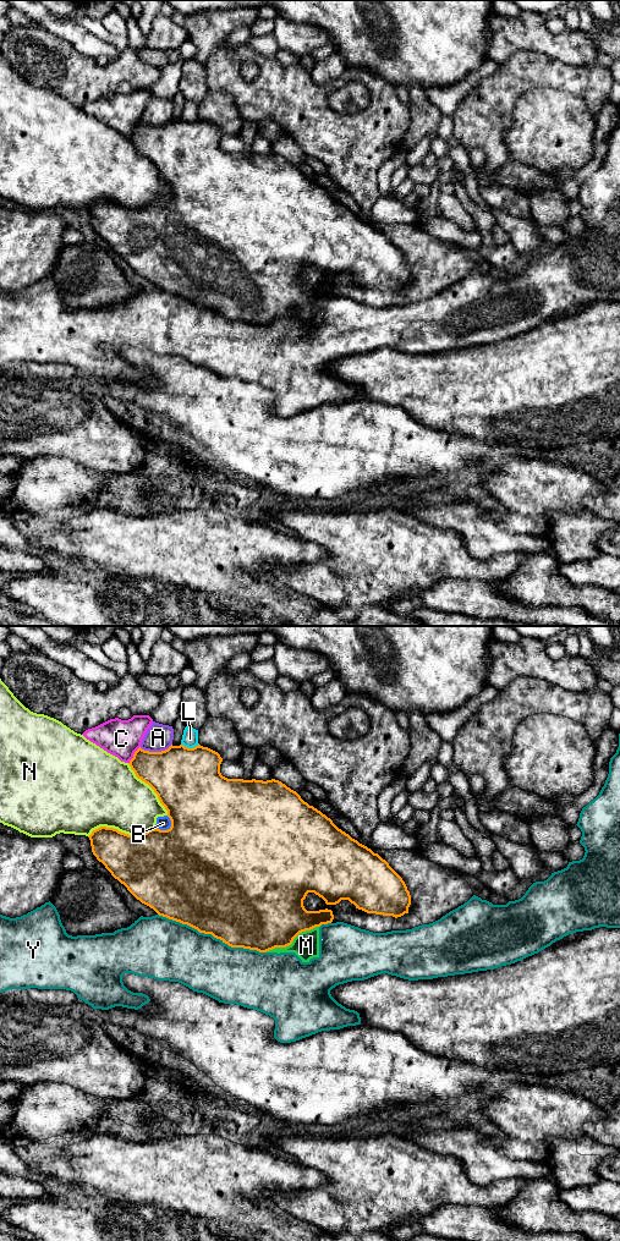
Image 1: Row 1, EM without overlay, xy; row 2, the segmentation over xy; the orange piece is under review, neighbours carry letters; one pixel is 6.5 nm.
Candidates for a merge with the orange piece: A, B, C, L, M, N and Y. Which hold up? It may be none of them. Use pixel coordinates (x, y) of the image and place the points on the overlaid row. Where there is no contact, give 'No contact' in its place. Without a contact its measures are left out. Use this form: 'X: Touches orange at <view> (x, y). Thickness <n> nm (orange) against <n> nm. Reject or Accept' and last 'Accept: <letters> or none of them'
A: Touches orange at xy (155, 752). Thickness 400 nm (orange) against 180 nm. Reject
B: Touches orange at xy (168, 829). Thickness 500 nm (orange) against 90 nm. Reject
C: Touches orange at xy (133, 754). Thickness 280 nm (orange) against 240 nm. Reject
L: Touches orange at xy (190, 748). Thickness 440 nm (orange) against 110 nm. Reject
M: Touches orange at xy (292, 940). Thickness 480 nm (orange) against 180 nm. Reject
N: Touches orange at xy (120, 832). Thickness 360 nm (orange) against 420 nm. Reject
Y: Touches orange at xy (212, 934). Thickness 500 nm (orange) against 380 nm. Reject
Accept: none of them

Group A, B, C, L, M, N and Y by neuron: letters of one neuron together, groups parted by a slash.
A / B N / C / L / M Y

